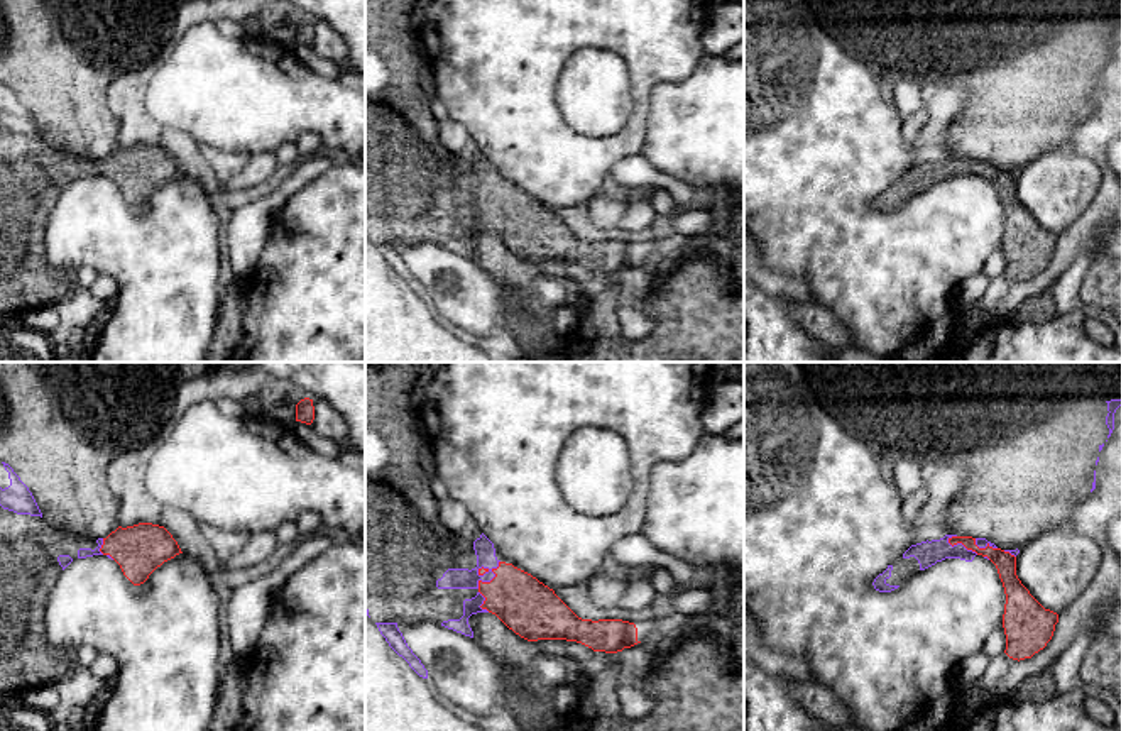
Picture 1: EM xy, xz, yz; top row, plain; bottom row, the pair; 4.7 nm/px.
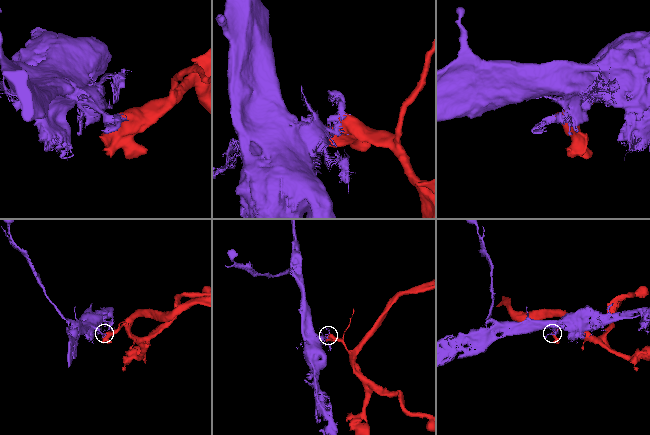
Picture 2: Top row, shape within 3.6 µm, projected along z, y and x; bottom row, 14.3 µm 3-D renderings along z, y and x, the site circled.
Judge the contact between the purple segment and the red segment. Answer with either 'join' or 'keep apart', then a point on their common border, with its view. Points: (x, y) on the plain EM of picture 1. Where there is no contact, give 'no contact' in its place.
keep apart; contact xz (491, 200)

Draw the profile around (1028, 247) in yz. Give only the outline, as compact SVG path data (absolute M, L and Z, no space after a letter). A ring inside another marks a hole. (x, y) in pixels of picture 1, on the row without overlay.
M952 157L949 164L952 168L962 164L967 171L987 178L996 186L1006 215L1003 235L1004 274L1020 283L1043 271L1053 257L1058 235L1045 230L1021 205L1016 196L1016 178L1001 169L992 169L989 164L986 169L979 169L972 157Z

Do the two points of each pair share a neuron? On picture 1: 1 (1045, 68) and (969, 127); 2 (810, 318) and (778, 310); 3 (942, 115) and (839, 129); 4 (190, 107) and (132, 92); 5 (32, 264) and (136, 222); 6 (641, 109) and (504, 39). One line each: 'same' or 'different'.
1: same
2: different
3: different
4: different
5: different
6: same

